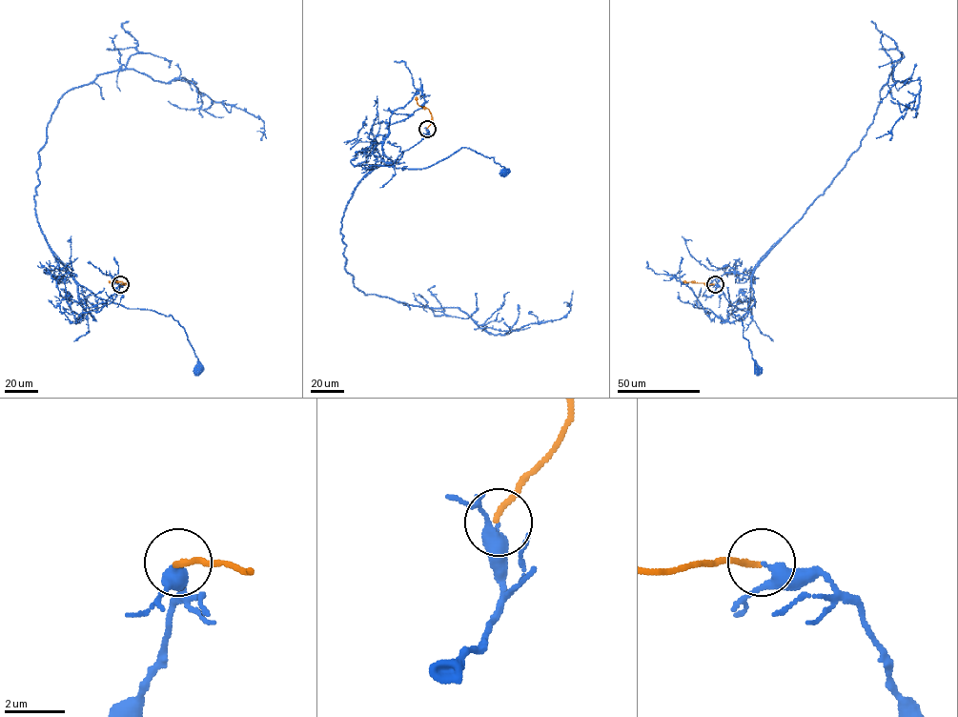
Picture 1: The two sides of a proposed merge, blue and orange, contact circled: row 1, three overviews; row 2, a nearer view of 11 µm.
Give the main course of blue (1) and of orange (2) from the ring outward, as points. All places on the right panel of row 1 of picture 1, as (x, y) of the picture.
1: (714, 284), (729, 302), (747, 311), (751, 285), (754, 303), (733, 313), (742, 321), (743, 336), (759, 371)
2: (714, 284), (682, 281)

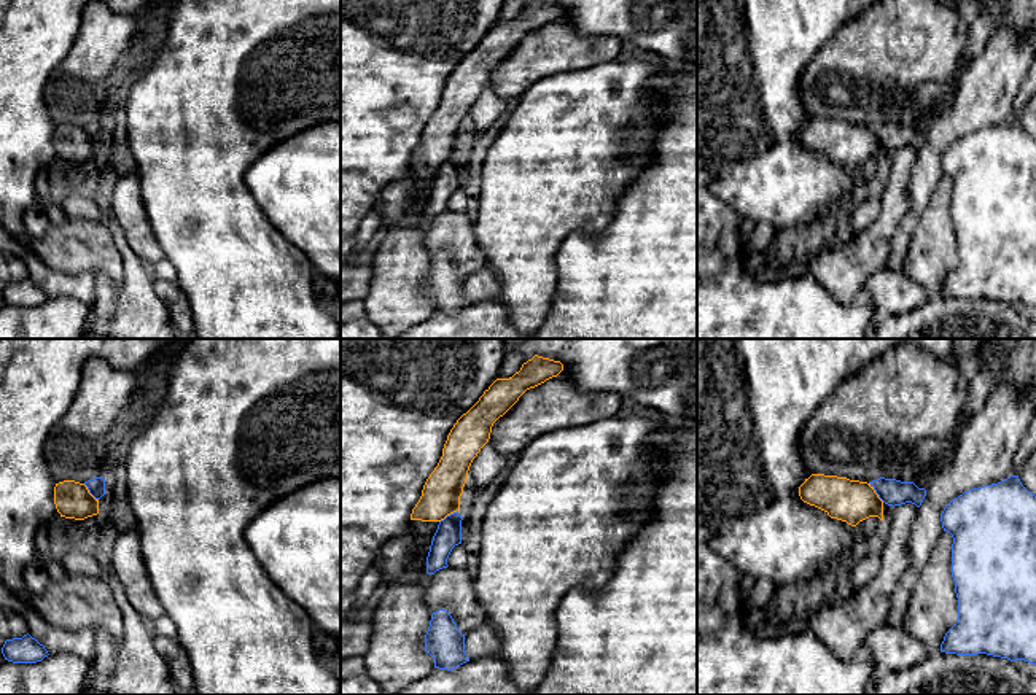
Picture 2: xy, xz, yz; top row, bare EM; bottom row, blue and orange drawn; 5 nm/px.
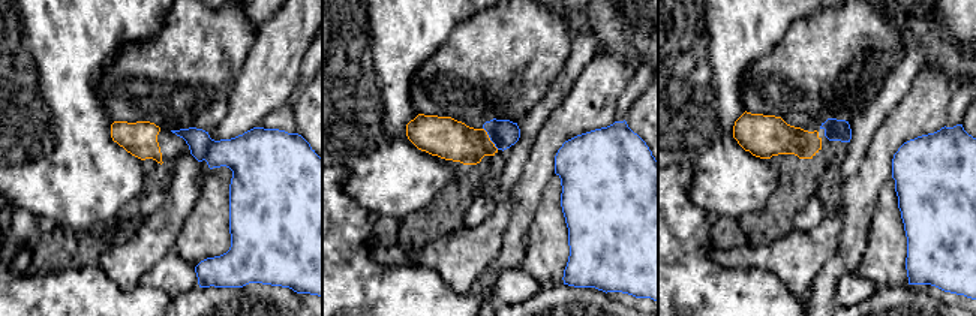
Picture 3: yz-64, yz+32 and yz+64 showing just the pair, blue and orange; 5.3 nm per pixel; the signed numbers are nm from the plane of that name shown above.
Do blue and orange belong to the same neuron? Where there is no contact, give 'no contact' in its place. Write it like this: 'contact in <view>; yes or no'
contact in yz; no

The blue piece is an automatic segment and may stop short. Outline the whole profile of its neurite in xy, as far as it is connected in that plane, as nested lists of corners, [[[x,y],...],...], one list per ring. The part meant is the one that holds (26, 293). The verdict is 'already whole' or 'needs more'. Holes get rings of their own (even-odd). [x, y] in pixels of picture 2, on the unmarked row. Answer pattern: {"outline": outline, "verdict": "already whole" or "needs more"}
{"outline": [[[29,277],[22,281],[6,283],[2,297],[5,304],[13,307],[37,307],[48,301],[48,294]]], "verdict": "already whole"}

